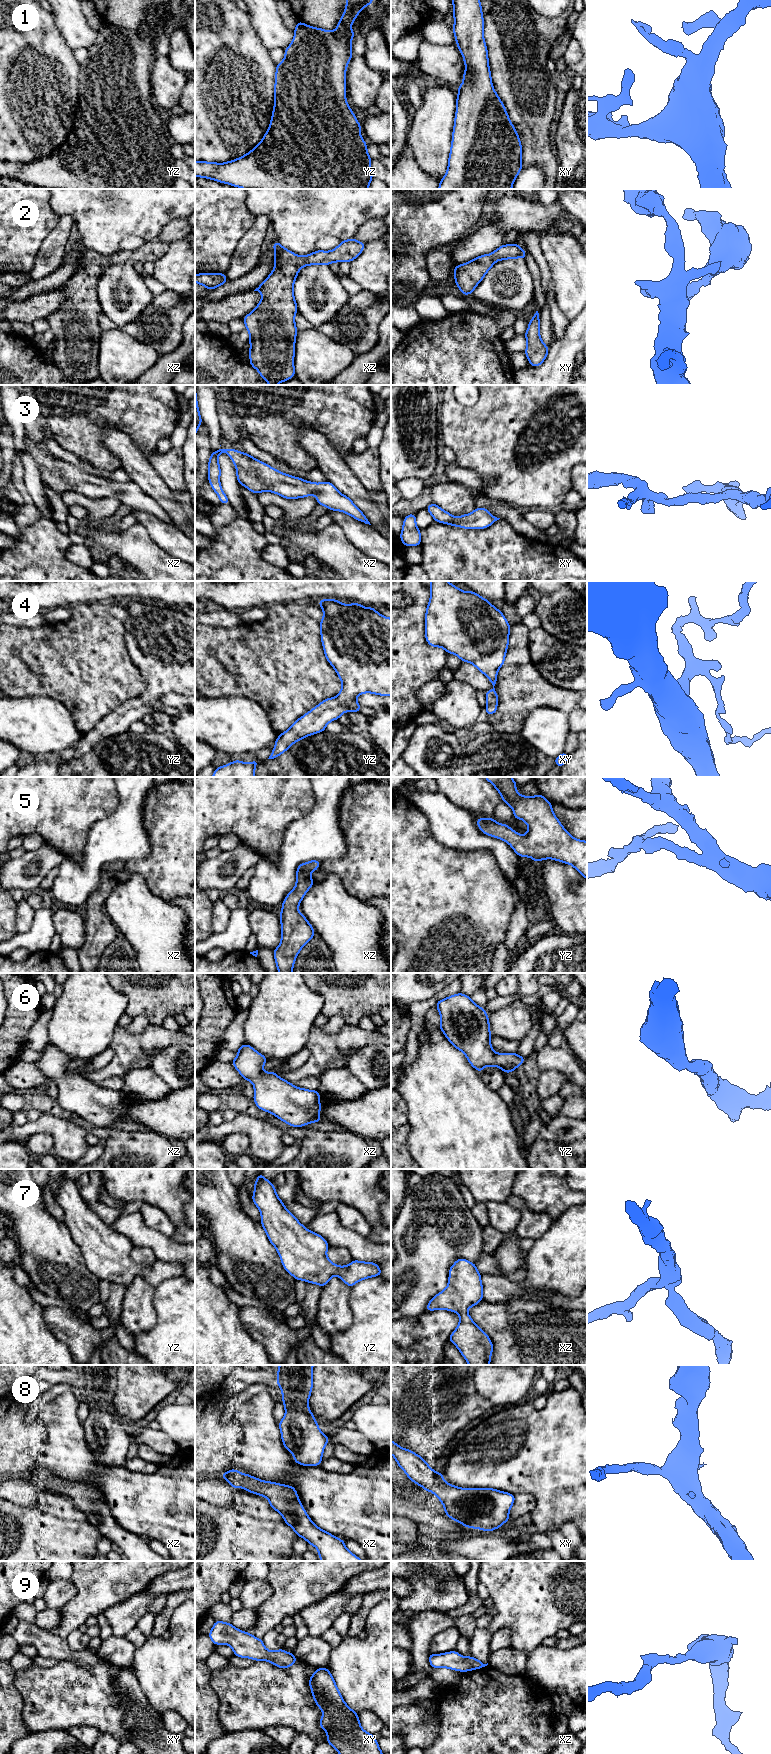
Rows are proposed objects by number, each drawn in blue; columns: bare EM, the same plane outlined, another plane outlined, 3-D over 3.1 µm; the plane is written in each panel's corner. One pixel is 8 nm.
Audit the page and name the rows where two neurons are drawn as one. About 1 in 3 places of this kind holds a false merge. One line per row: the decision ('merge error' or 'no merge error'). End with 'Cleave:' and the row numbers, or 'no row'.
1: no merge error
2: no merge error
3: no merge error
4: no merge error
5: no merge error
6: no merge error
7: no merge error
8: no merge error
9: no merge error
Cleave: no row

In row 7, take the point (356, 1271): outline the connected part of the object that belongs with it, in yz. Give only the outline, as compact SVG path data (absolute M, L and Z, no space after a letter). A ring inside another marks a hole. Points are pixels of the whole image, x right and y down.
M262 1173L255 1181L252 1199L261 1213L261 1225L270 1243L276 1248L284 1269L296 1280L303 1280L323 1287L334 1275L337 1275L345 1284L352 1287L363 1279L381 1276L380 1267L373 1262L352 1260L346 1266L332 1263L327 1257L329 1244L326 1239L308 1230L297 1220L277 1196L272 1182L267 1180Z

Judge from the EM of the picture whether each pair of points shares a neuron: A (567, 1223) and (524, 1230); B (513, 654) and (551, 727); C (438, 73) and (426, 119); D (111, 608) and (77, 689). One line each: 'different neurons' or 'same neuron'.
A: different neurons
B: different neurons
C: different neurons
D: same neuron

